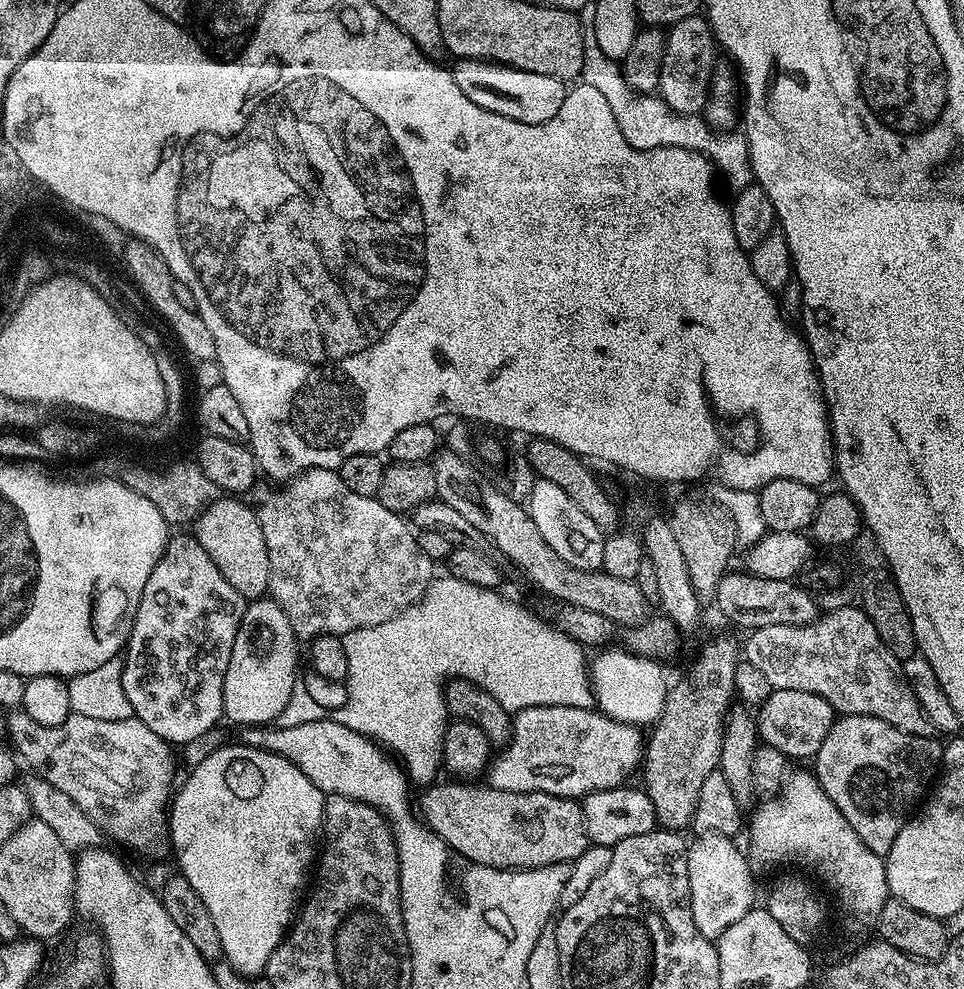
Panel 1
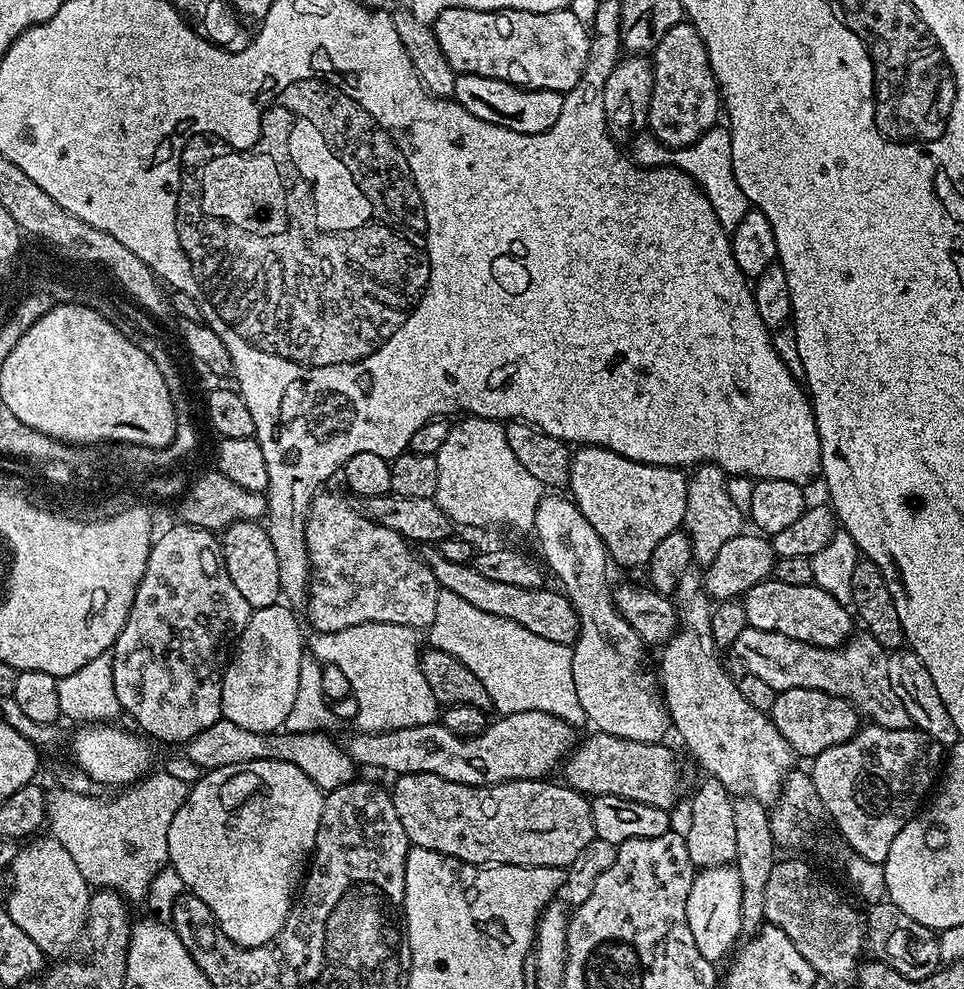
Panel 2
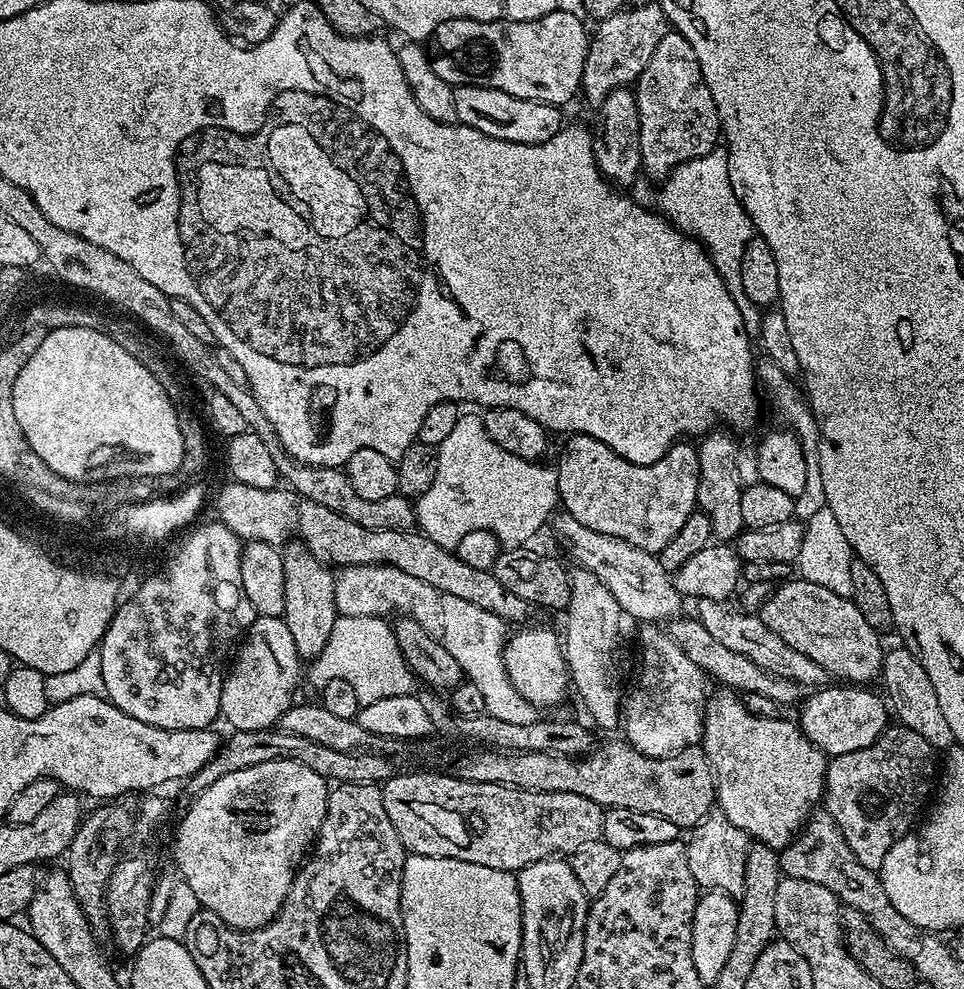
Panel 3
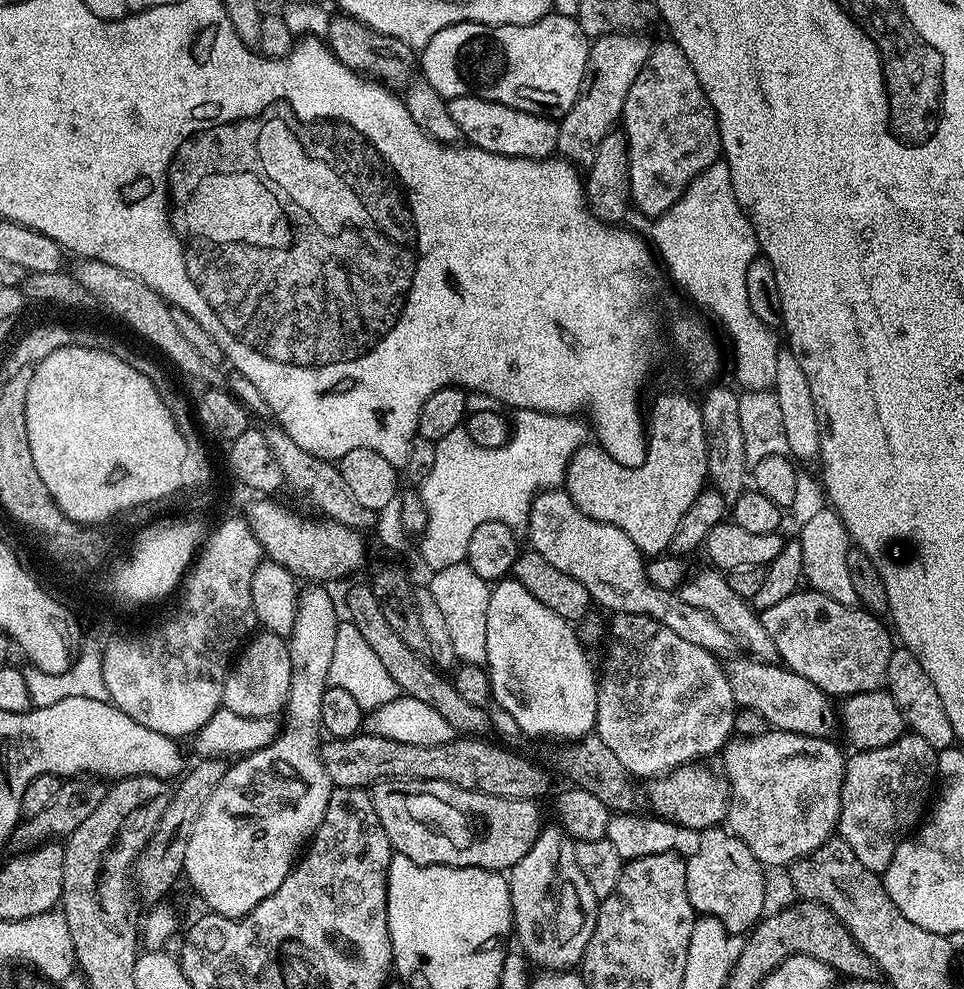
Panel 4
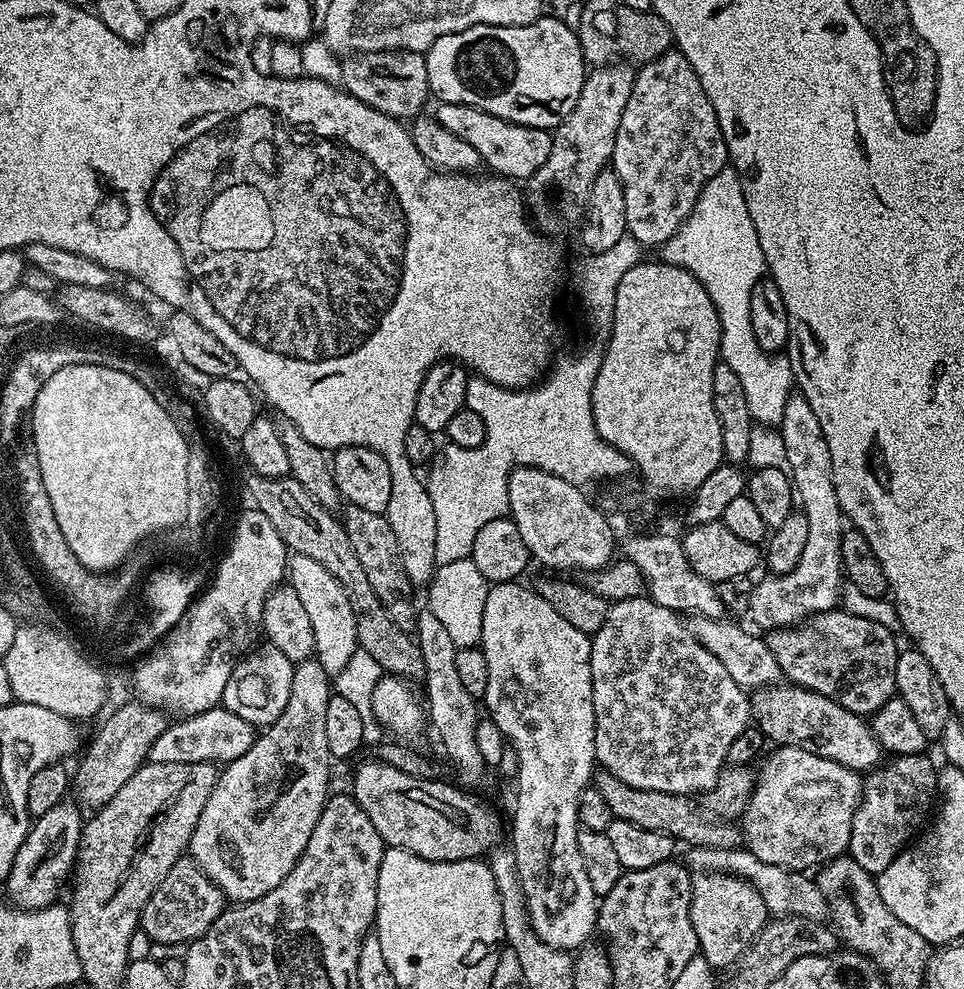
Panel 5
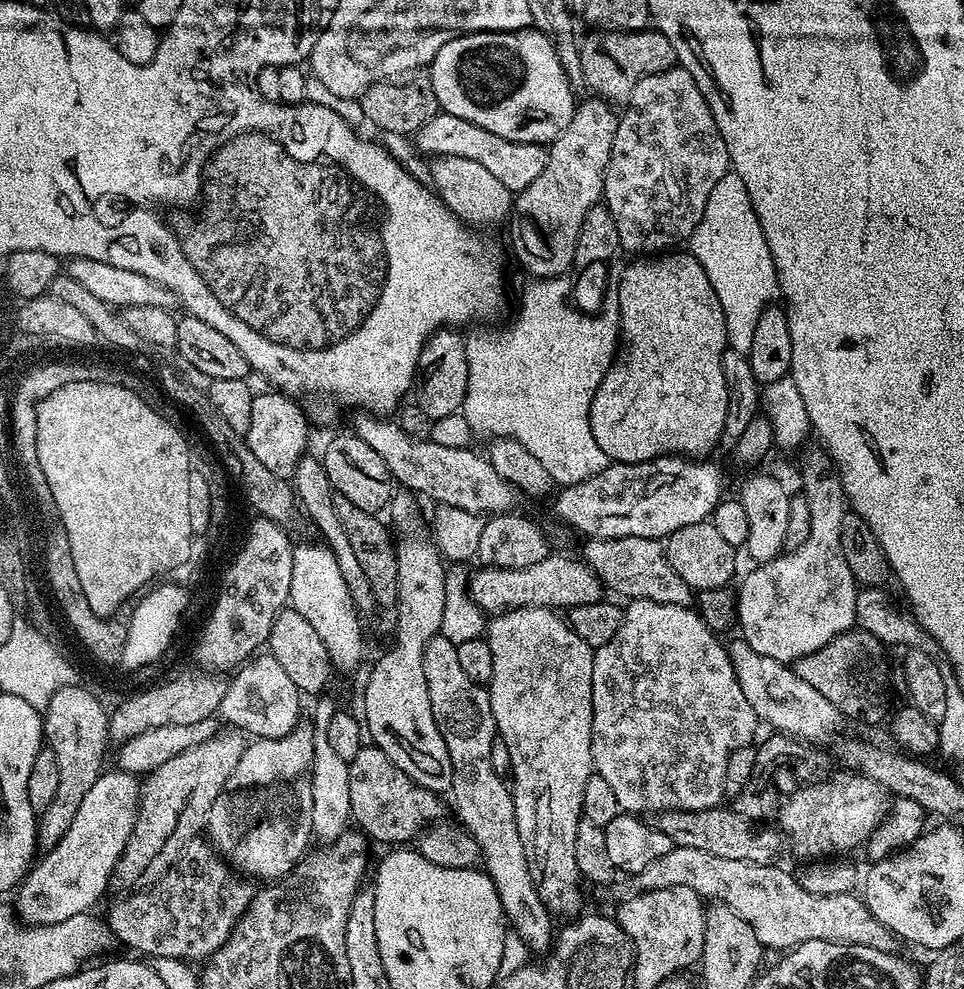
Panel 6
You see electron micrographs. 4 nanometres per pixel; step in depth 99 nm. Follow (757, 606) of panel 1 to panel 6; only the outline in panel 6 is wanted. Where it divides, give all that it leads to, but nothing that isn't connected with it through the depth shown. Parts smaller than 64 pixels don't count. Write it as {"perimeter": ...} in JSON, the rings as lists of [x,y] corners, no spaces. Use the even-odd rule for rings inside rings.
{"perimeter":[[[855,627],[850,632],[843,632],[834,638],[822,650],[814,650],[814,654],[806,654],[800,660],[795,661],[794,667],[798,678],[810,682],[822,698],[830,701],[830,706],[839,710],[845,721],[857,720],[860,724],[880,724],[889,719],[892,704],[892,680],[888,677],[888,656],[886,645],[874,634],[864,632],[860,627]]]}

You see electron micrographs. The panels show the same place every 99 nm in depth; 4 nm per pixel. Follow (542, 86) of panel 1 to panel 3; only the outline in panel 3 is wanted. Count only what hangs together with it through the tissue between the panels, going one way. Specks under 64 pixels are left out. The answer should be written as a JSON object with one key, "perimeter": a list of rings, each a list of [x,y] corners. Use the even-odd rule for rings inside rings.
{"perimeter":[[[461,84],[453,87],[454,110],[459,123],[470,126],[474,130],[482,130],[482,134],[490,134],[490,138],[502,138],[515,144],[541,144],[560,129],[565,127],[566,119],[559,107],[541,100],[514,98],[514,94],[506,94],[506,90],[494,90],[477,84]]]}

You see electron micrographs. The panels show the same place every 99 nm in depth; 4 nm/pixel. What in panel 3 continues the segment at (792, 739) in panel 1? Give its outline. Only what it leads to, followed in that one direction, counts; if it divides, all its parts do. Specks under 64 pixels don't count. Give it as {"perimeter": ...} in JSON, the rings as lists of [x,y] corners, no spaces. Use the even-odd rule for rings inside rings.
{"perimeter":[[[820,686],[813,696],[805,695],[799,705],[801,730],[831,758],[870,746],[890,724],[890,708],[883,695],[875,696],[868,686]]]}

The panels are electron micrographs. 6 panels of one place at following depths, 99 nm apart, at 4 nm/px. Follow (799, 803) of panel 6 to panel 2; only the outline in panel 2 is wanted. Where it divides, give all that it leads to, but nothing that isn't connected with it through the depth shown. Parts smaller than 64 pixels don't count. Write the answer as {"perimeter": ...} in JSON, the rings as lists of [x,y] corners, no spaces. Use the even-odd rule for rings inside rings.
{"perimeter":[[[684,578],[679,583],[678,597],[678,627],[675,634],[663,645],[658,667],[658,683],[670,717],[673,729],[680,731],[686,747],[692,751],[697,762],[705,769],[707,775],[718,778],[722,786],[731,792],[733,797],[753,796],[761,802],[775,801],[784,786],[784,779],[793,771],[794,753],[792,748],[778,734],[778,726],[774,726],[771,715],[762,710],[754,710],[746,698],[742,698],[739,683],[724,669],[720,661],[721,649],[716,647],[711,634],[711,616],[713,605],[704,593],[699,579]]]}

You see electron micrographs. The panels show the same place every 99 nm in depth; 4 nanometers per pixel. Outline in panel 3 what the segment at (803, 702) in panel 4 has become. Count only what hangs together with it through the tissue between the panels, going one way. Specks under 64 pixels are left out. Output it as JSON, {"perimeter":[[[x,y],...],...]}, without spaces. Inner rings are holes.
{"perimeter":[[[673,618],[667,621],[666,631],[668,636],[674,642],[678,642],[678,646],[682,646],[686,658],[690,658],[690,662],[694,662],[713,681],[721,680],[724,683],[721,685],[740,694],[746,692],[766,694],[766,698],[774,698],[774,702],[778,702],[781,706],[788,706],[792,703],[795,705],[801,699],[801,685],[794,683],[793,680],[784,680],[781,676],[771,676],[766,670],[754,666],[754,662],[750,662],[750,658],[722,646],[722,642],[718,642],[718,638],[714,638],[714,634],[710,634],[710,630],[706,630],[706,626],[702,626],[700,620],[695,618],[680,619]]]}

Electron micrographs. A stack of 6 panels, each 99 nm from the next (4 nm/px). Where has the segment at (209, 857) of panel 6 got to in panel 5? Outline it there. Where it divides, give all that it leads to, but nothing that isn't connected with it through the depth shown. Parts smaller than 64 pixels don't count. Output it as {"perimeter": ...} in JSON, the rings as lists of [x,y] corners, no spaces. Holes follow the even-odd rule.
{"perimeter":[[[185,854],[178,862],[174,862],[174,866],[170,866],[170,874],[166,874],[166,878],[162,878],[162,882],[154,890],[154,894],[150,894],[150,902],[146,902],[140,915],[139,929],[149,936],[153,944],[187,946],[202,934],[206,934],[210,926],[214,926],[216,919],[224,913],[225,907],[224,891],[197,866],[191,855]]]}

